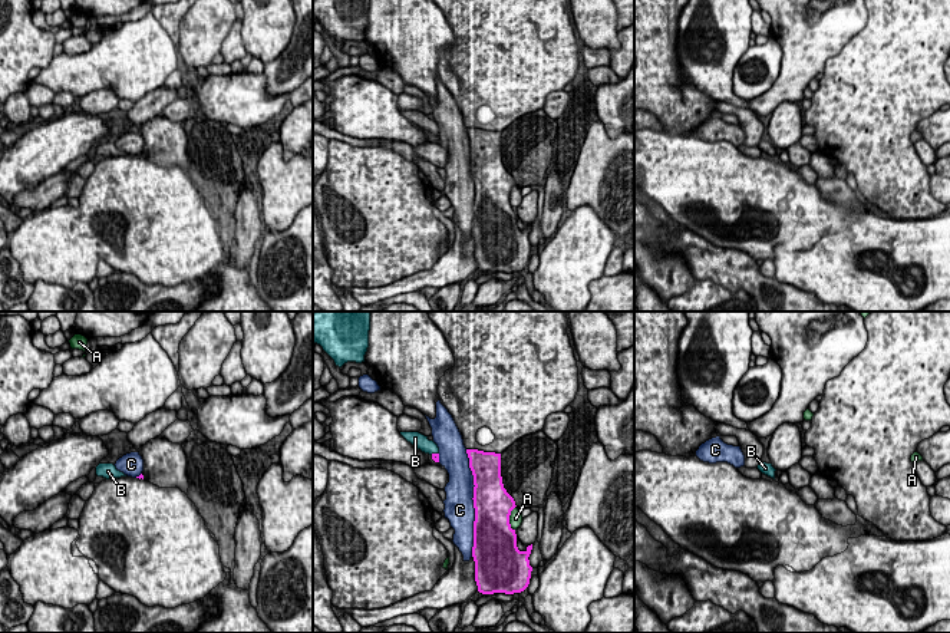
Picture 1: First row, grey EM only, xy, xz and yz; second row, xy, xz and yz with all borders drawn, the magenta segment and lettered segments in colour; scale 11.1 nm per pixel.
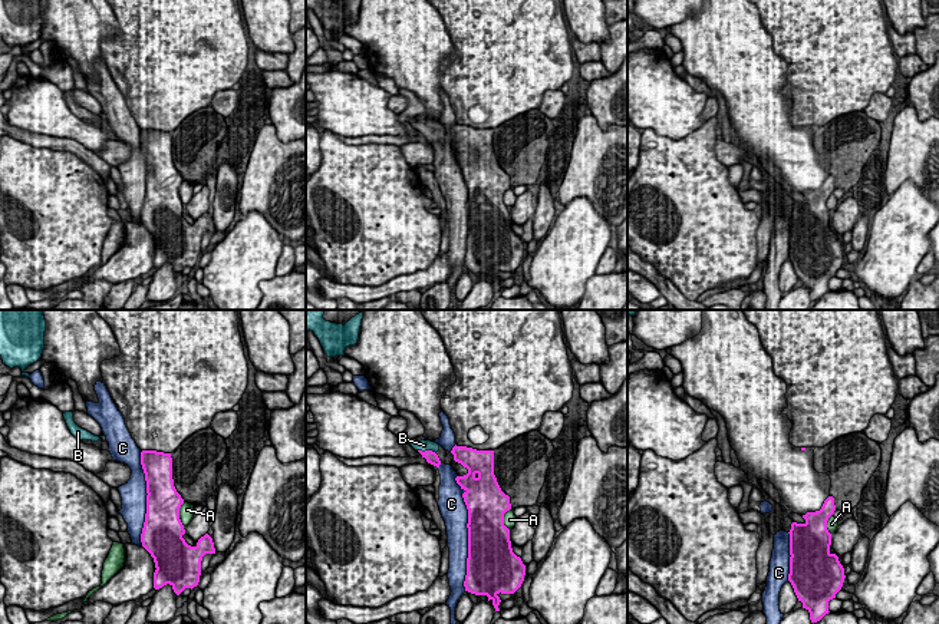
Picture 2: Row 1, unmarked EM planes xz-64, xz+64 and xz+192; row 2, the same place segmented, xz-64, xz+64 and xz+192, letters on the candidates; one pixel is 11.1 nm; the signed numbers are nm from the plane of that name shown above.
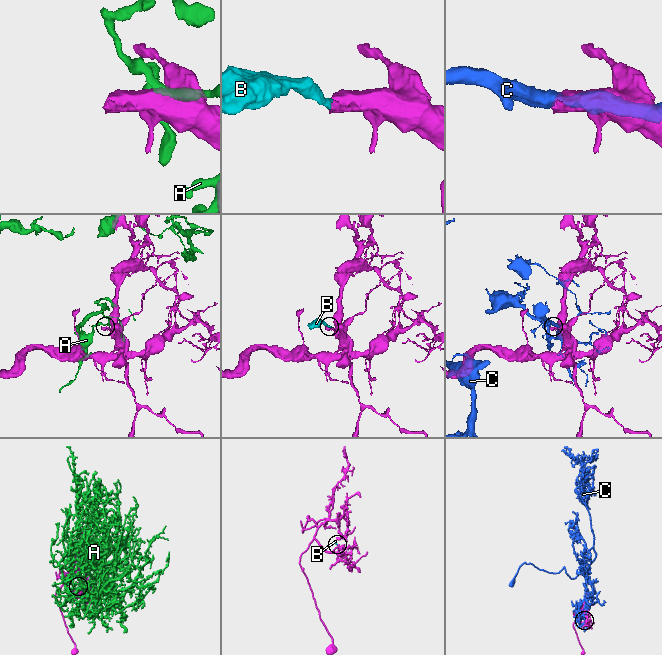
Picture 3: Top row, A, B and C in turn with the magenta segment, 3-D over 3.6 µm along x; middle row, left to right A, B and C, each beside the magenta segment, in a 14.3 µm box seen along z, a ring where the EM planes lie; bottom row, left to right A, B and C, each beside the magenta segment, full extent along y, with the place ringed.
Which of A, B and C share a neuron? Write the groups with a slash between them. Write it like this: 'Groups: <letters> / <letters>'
Groups: A / B / C

